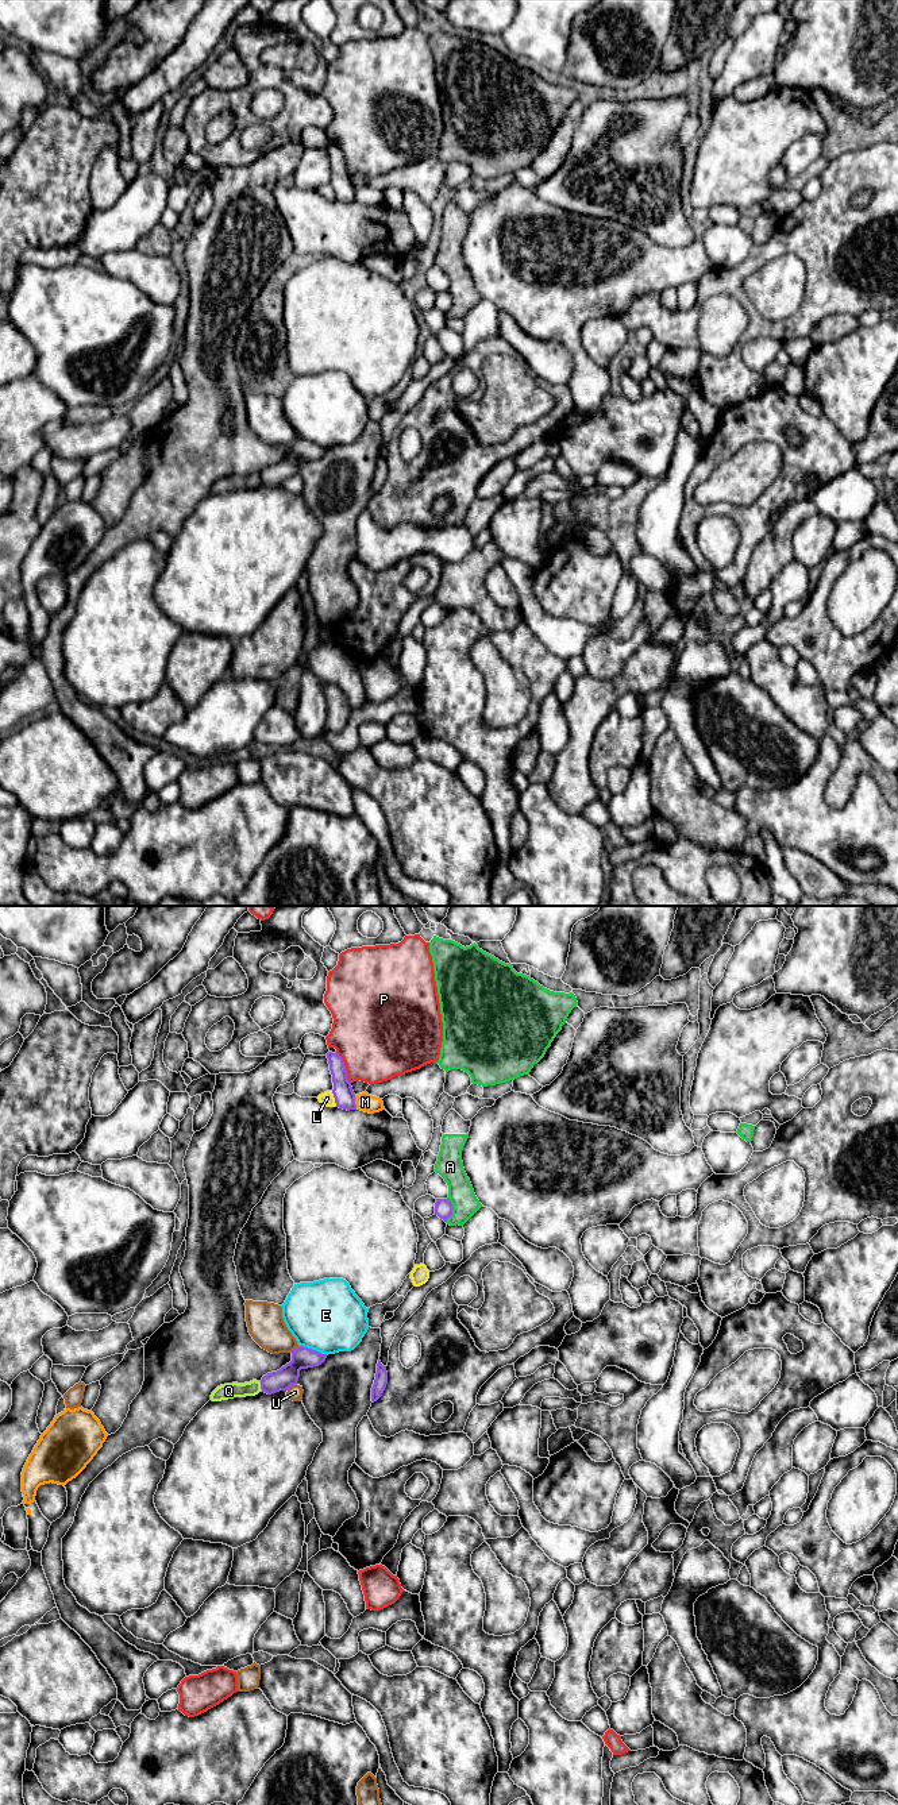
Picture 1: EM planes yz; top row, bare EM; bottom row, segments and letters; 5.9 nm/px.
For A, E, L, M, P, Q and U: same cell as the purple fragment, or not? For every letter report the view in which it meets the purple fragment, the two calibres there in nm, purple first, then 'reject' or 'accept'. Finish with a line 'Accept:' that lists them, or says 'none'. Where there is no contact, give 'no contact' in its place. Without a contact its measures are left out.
A: yz | 110/160 nm | reject
E: yz | 130/420 nm | reject
L: yz | 130/80 nm | reject
M: yz | 130/110 nm | reject
P: yz | 130/460 nm | reject
Q: yz | 130/100 nm | reject
U: yz | 130/90 nm | reject
Accept: none

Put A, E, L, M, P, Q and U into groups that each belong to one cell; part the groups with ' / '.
A / E / L / M / P / Q / U

